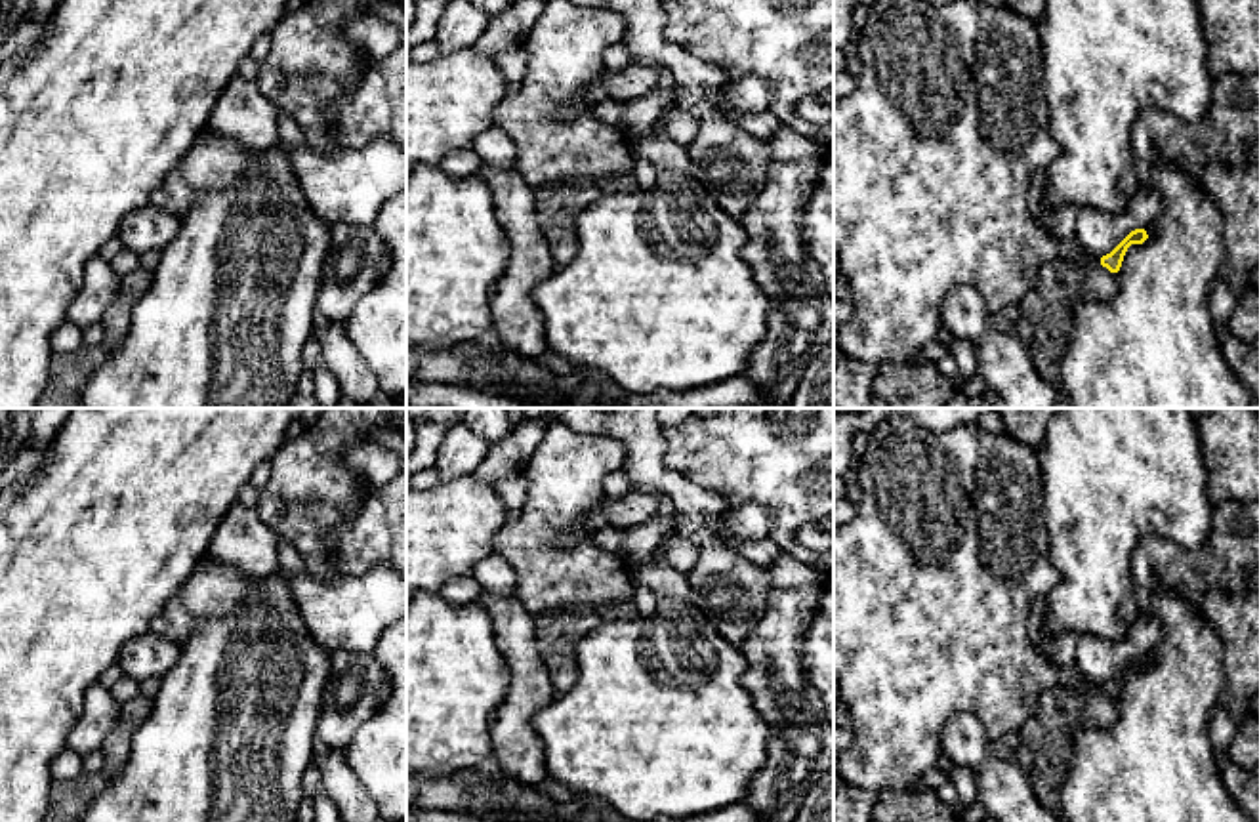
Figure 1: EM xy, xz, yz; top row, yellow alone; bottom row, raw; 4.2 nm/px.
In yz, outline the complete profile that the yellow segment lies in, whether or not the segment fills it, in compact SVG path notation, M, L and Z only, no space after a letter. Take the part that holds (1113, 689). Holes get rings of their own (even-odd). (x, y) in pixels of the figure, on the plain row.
M1145 656L1131 658L1110 681L1101 685L1101 692L1110 700L1118 700L1124 688L1124 683L1131 671L1143 671L1148 666Z

